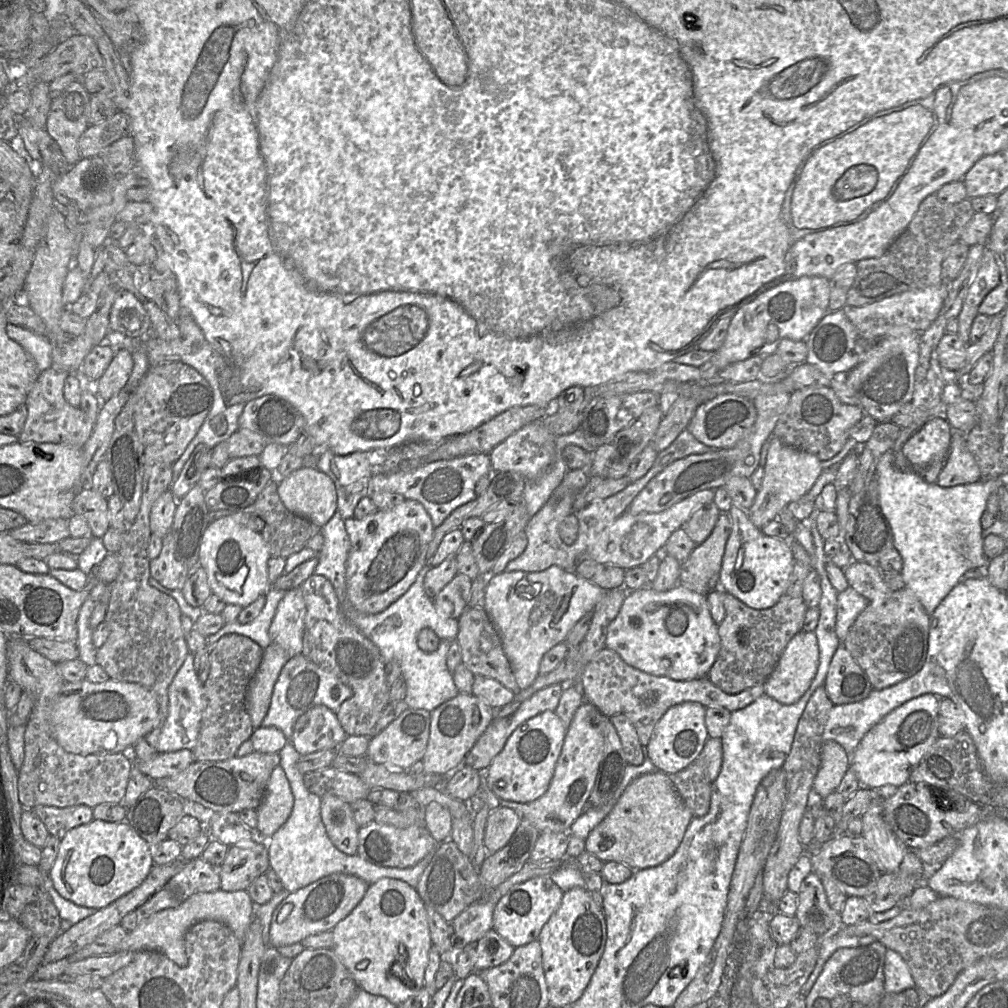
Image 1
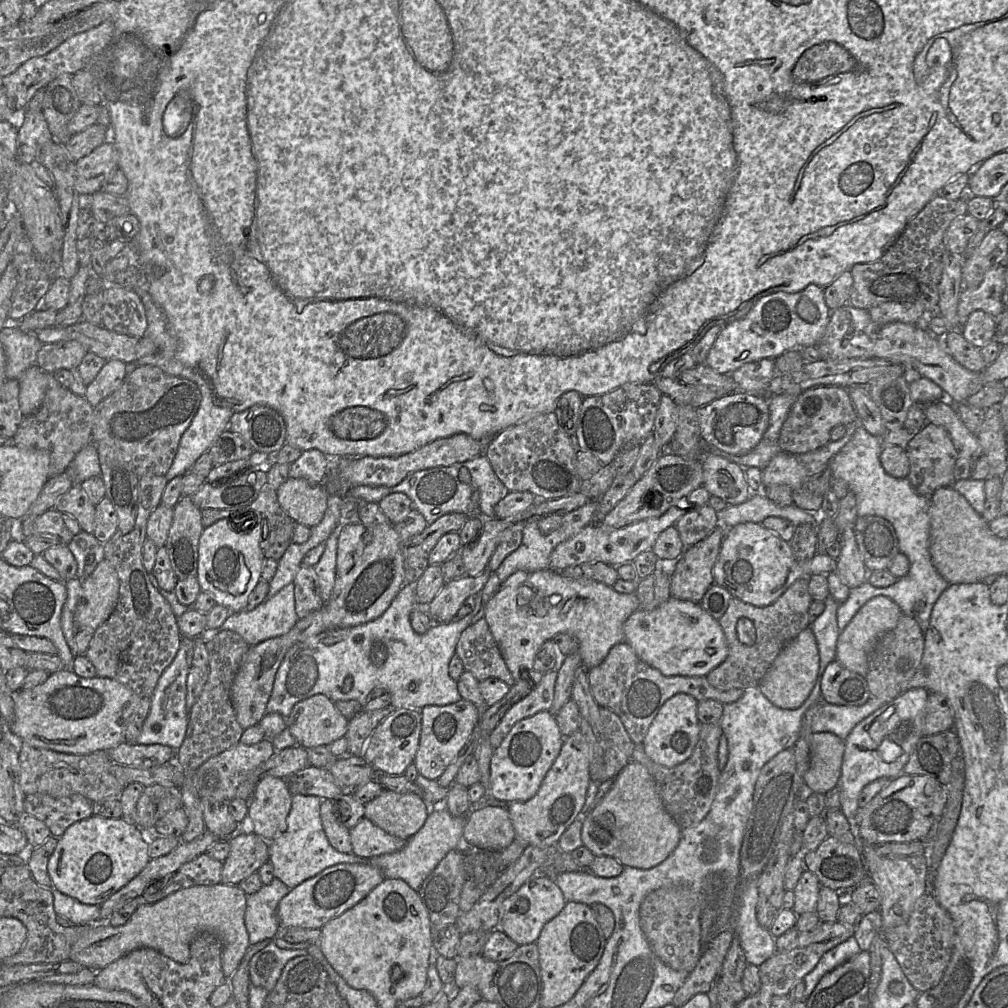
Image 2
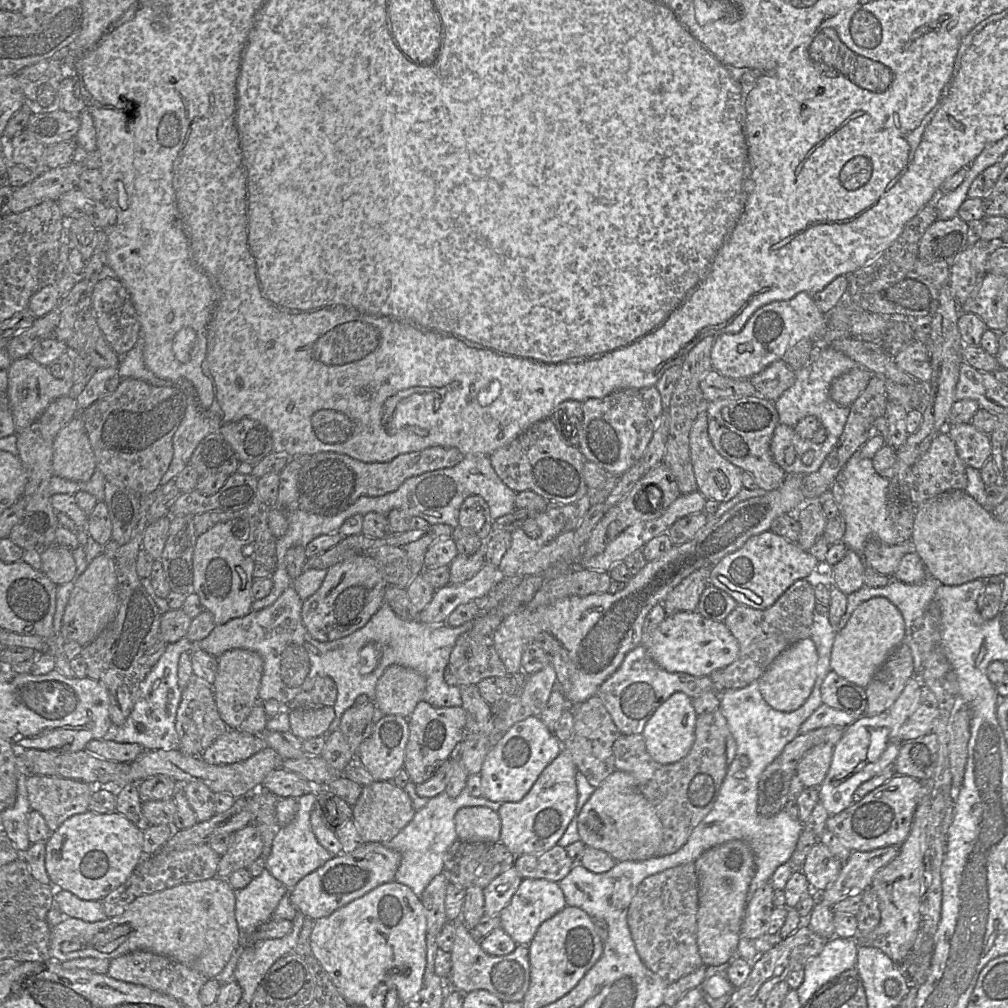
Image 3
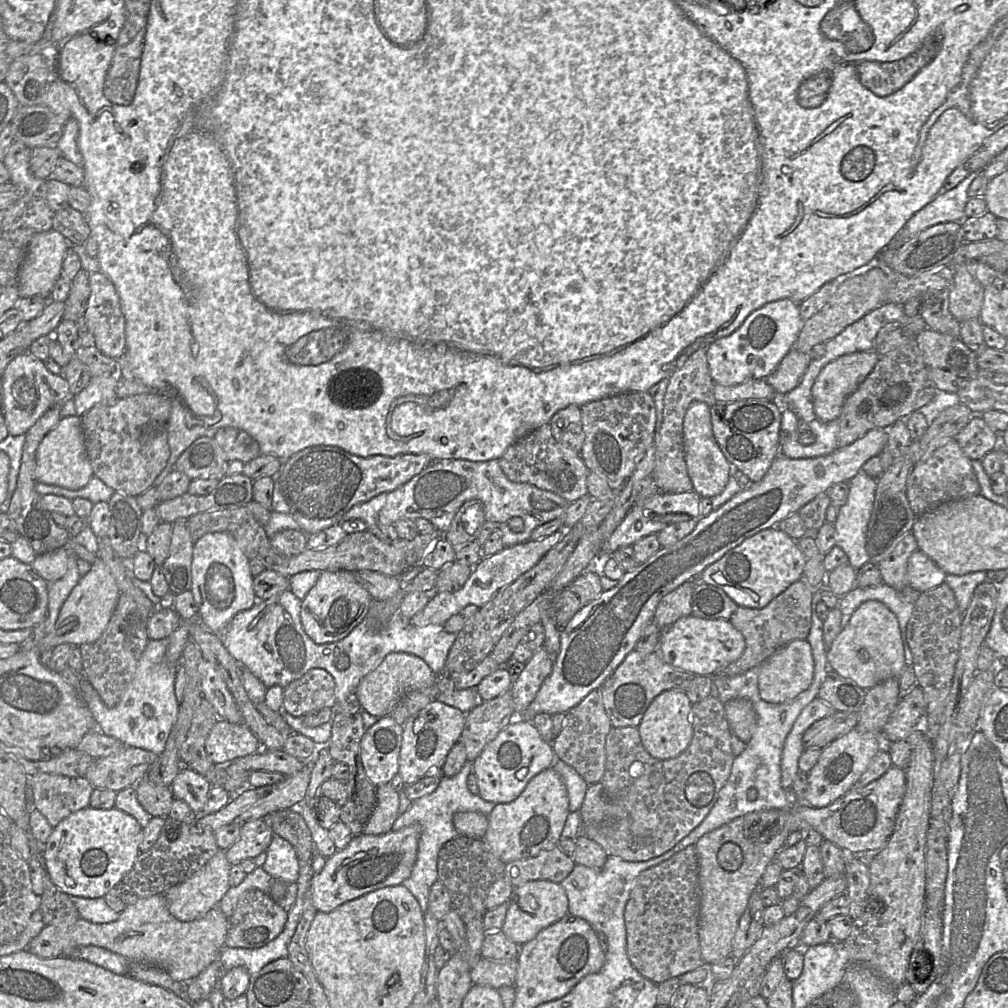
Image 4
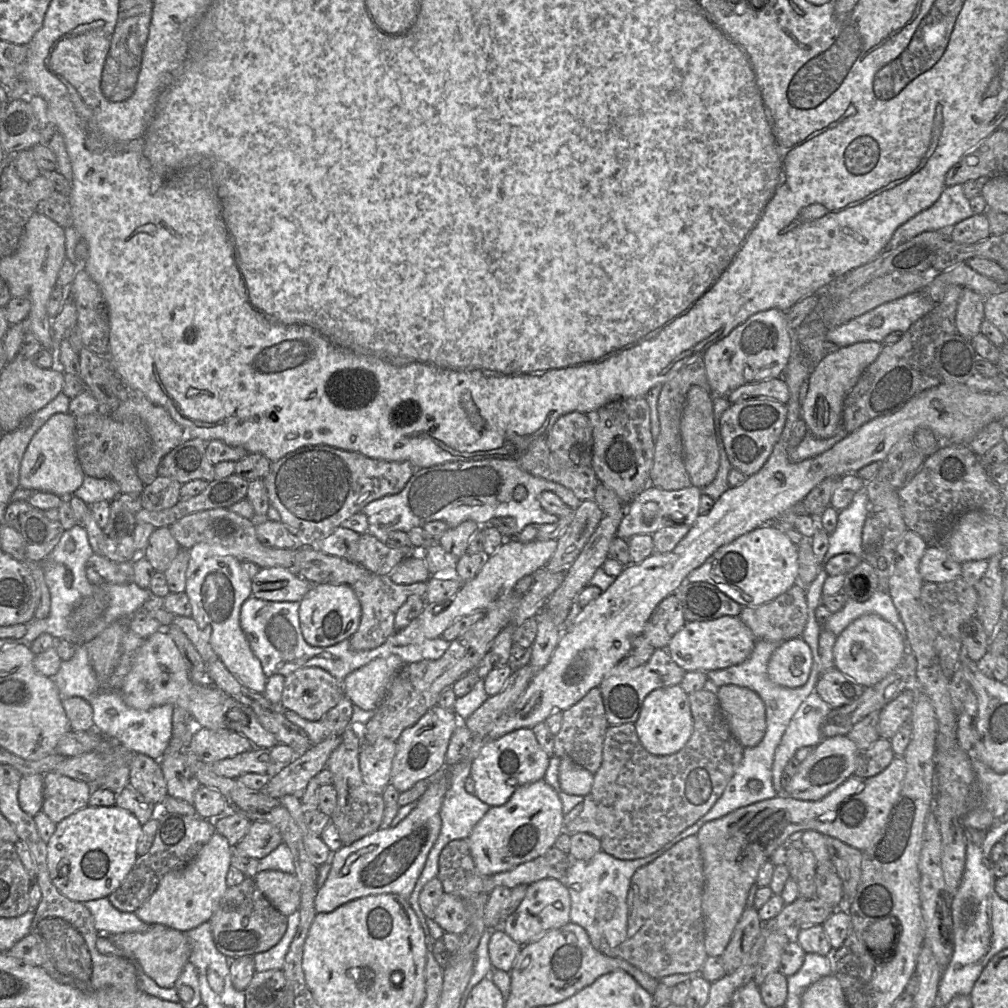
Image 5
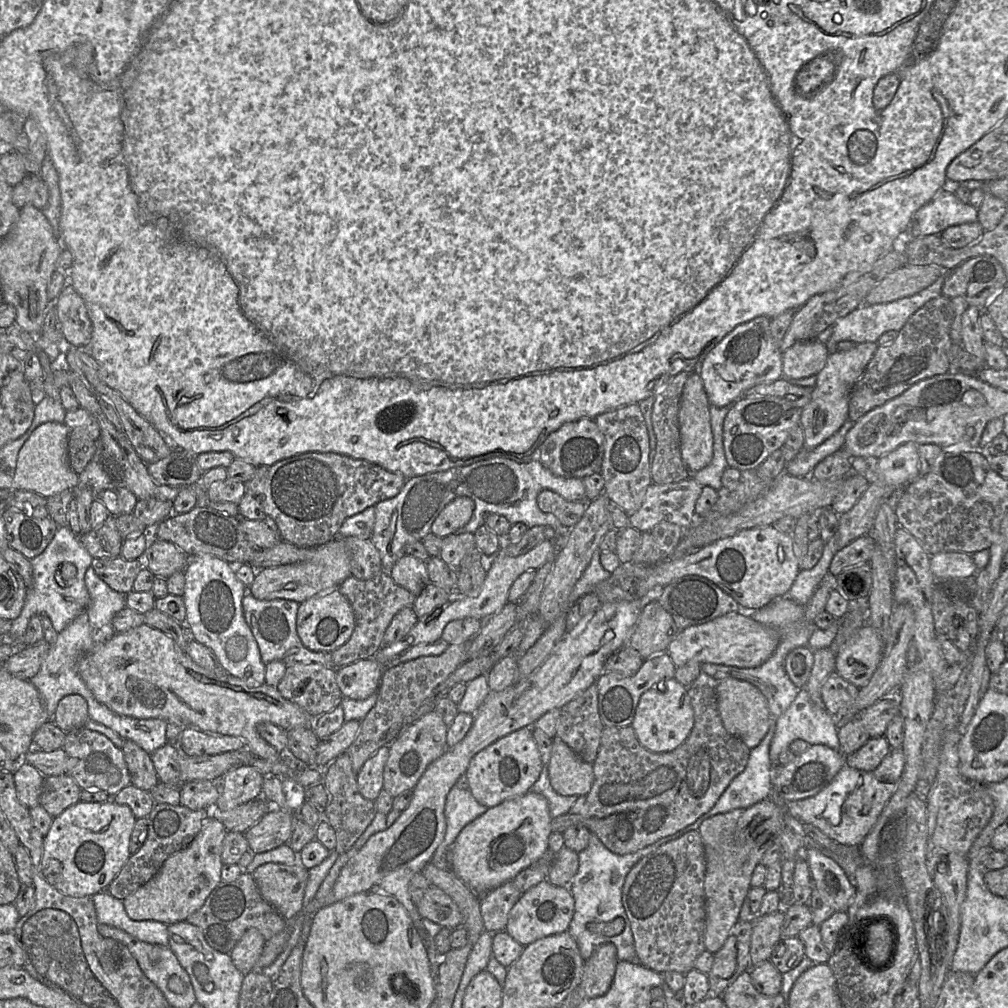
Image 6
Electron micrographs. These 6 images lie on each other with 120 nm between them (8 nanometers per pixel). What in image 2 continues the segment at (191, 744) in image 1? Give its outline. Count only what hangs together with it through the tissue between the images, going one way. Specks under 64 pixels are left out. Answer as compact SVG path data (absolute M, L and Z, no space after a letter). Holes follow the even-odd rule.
M181 639L181 644L176 656L161 674L157 682L151 698L149 713L144 720L136 744L161 744L169 746L176 751L181 746L185 738L189 718L189 712L186 708L186 683L191 666L187 661L186 654L187 646L185 646L184 641Z

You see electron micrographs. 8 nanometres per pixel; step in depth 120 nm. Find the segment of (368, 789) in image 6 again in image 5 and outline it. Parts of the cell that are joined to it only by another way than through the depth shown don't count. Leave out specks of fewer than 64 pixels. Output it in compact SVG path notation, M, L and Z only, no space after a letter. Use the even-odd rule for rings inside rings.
M390 739L360 745L359 768L365 786L372 793L381 795L390 783L395 750L396 741Z

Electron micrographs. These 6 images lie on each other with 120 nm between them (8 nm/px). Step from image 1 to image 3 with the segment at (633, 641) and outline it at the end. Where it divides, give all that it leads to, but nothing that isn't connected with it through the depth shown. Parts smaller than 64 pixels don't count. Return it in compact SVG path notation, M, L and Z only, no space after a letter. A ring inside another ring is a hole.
M698 611L667 615L654 629L643 630L641 645L664 670L694 676L709 676L713 671L732 663L739 654L739 643L725 620L706 618Z

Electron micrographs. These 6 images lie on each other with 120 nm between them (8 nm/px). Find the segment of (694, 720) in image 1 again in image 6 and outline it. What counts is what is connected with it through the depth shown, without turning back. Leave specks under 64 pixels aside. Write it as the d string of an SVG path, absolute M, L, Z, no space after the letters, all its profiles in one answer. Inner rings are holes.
M669 678L641 695L631 726L644 748L654 753L671 752L688 738L694 726L694 711L687 689Z

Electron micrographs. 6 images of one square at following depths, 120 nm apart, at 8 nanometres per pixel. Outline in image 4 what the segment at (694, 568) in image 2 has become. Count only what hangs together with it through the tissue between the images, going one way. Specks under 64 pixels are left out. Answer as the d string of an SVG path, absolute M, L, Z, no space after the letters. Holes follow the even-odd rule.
M698 580L683 583L660 600L652 621L661 631L679 618L692 615L692 594Z

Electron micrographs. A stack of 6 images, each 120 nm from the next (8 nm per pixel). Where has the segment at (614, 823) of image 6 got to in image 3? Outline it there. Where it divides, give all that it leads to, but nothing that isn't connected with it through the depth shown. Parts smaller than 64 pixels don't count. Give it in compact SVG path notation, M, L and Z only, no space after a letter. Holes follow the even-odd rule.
M720 707L710 713L697 715L695 740L689 753L675 763L661 764L646 749L642 734L621 734L613 743L615 769L633 776L639 792L654 806L663 827L663 839L657 856L677 852L694 828L712 809L727 773L727 720Z

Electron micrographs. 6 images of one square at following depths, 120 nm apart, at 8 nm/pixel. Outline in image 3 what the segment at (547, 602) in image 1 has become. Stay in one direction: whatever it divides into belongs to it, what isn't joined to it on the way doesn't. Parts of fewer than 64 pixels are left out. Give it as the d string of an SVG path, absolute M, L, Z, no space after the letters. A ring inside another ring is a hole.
M786 474L782 485L763 496L749 498L741 501L724 513L720 518L710 518L707 524L694 536L693 539L680 544L673 545L670 550L660 557L648 561L646 565L626 583L624 589L610 593L594 593L587 596L571 596L555 601L552 604L530 610L525 606L505 618L493 634L496 651L505 665L508 674L514 676L515 689L524 683L521 668L521 658L524 648L537 634L543 631L553 634L567 650L569 655L569 676L571 688L567 694L567 705L580 703L597 693L599 686L612 674L622 663L625 655L641 644L644 621L651 609L663 603L668 593L676 587L684 578L694 571L714 566L724 556L741 548L745 542L754 535L770 530L772 521L787 513L799 510L807 500L801 491L802 480L805 475Z

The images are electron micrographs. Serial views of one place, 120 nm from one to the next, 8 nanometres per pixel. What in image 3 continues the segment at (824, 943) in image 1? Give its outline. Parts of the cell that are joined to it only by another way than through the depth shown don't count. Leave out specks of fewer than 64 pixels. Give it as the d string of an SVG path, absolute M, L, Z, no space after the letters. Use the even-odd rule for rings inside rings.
M832 937L822 952L811 958L804 966L804 980L796 990L802 1006L823 985L841 973L855 968L859 941L856 938Z

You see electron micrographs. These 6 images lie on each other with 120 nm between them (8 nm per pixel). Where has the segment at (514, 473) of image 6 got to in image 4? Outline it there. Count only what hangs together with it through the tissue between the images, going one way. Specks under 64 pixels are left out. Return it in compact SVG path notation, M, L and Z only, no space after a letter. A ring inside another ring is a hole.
M443 459L433 461L401 487L353 506L343 515L342 522L360 519L365 522L367 527L370 527L376 523L393 525L400 519L414 521L418 518L425 518L434 525L437 532L443 535L449 530L459 508L470 500L479 500L483 504L486 521L498 523L498 528L503 534L504 547L511 547L530 540L535 528L561 517L569 505L567 500L557 494L528 483L510 481L502 471L497 459L480 462ZM535 498L548 499L557 507L549 511L534 509L531 501ZM512 517L522 518L524 522L522 532L514 533L506 524Z

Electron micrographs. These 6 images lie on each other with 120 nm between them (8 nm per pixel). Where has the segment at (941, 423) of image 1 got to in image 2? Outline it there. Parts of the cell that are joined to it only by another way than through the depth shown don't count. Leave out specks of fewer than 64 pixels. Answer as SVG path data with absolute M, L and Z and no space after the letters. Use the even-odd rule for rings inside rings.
M926 423L908 442L906 451L910 462L907 478L917 494L930 497L937 489L953 485L957 450L946 428Z

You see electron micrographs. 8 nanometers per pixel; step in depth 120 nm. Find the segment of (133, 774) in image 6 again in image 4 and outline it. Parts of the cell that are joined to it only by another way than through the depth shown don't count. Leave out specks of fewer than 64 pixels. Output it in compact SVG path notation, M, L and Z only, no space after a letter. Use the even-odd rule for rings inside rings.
M145 777L134 787L138 801L152 817L168 817L175 799L169 786L155 784Z

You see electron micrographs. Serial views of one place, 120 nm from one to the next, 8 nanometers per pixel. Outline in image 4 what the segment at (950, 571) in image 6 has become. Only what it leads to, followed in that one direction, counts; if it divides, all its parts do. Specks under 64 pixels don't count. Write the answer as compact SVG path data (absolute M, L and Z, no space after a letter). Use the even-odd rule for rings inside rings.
M920 550L913 552L908 559L908 586L919 593L940 586L945 582L946 576L947 574Z

